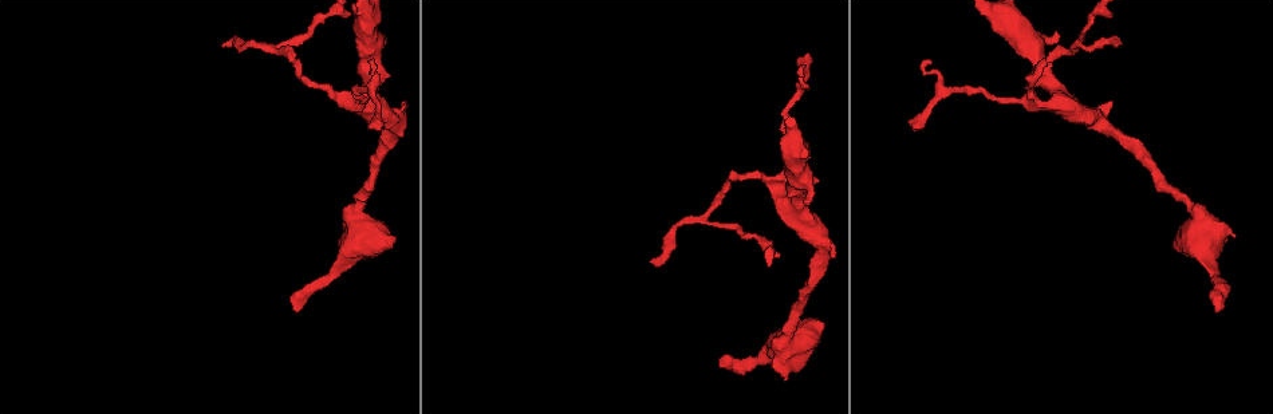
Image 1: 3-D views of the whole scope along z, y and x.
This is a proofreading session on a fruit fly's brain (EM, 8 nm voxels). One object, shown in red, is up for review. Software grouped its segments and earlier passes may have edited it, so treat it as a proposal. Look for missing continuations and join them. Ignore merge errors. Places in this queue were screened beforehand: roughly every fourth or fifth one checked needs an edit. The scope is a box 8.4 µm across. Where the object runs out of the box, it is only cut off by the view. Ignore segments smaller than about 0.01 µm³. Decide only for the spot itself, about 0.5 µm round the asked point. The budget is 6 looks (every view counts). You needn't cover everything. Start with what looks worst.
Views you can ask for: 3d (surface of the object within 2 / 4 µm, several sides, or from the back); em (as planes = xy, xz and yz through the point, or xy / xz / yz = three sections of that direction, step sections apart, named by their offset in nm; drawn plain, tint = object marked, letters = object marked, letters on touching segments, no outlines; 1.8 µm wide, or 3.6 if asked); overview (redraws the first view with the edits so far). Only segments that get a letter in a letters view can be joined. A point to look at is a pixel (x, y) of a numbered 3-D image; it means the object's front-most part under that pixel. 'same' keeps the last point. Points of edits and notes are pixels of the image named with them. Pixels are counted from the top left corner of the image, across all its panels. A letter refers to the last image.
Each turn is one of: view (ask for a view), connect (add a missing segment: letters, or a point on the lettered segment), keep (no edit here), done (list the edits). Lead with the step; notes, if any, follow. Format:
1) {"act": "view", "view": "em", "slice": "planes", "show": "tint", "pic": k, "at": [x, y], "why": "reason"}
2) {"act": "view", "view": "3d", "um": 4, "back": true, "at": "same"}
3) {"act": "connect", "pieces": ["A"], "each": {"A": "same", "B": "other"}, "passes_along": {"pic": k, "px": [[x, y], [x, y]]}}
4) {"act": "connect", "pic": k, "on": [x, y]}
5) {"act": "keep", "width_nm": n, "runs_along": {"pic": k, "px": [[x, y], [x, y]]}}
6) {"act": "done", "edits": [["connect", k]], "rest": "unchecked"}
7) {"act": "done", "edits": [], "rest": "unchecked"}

{"act": "view", "view": "em", "slice": "planes", "show": "letters", "pic": 1, "at": [720, 361], "why": "branch stops here"}

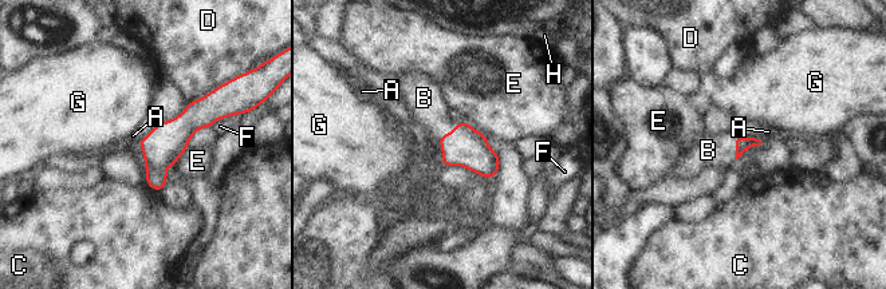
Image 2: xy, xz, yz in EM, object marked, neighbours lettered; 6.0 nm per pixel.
{"act": "connect", "pieces": ["B"], "each": {"A": "other", "B": "same", "C": "other", "D": "other", "E": "other", "F": "other", "G": "other", "H": "other"}, "passes_along": {"pic": 2, "px": [[464, 146], [449, 133], [425, 99]]}, "found": "the neuron continues"}

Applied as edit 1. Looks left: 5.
{"act": "view", "view": "em", "slice": "xy", "step": 8, "show": "plain", "pic": 1, "at": [378, 128], "why": "free end"}

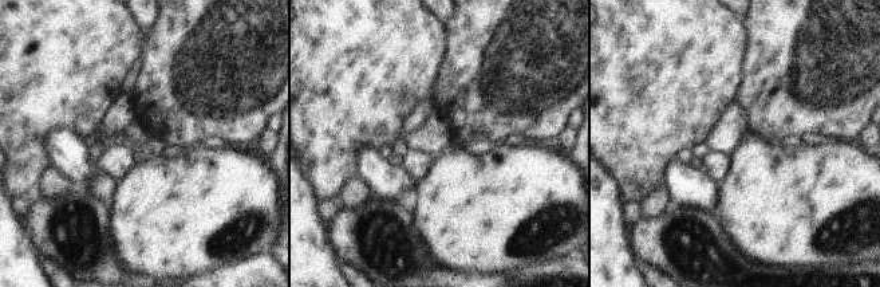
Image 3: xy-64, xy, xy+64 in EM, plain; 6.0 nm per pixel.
{"act": "view", "view": "em", "slice": "xy", "step": 8, "show": "letters", "at": "same"}

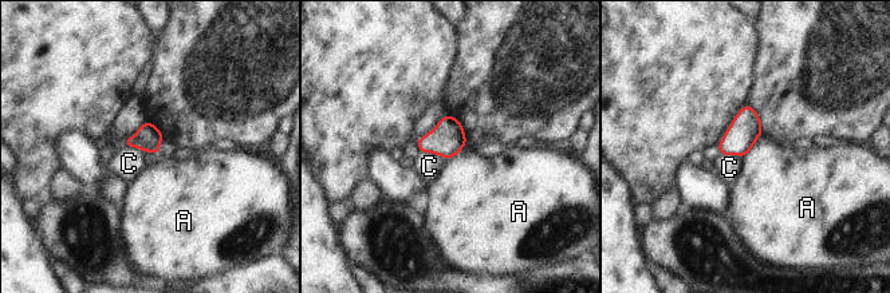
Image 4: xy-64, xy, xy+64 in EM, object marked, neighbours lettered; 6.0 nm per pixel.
{"act": "keep", "each": {"A": "other", "C": "other"}, "found": "none of them fits"}

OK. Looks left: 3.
{"act": "view", "view": "em", "slice": "xy", "step": 16, "show": "letters", "pic": 1, "at": [1117, 45], "why": "branch stops here"}

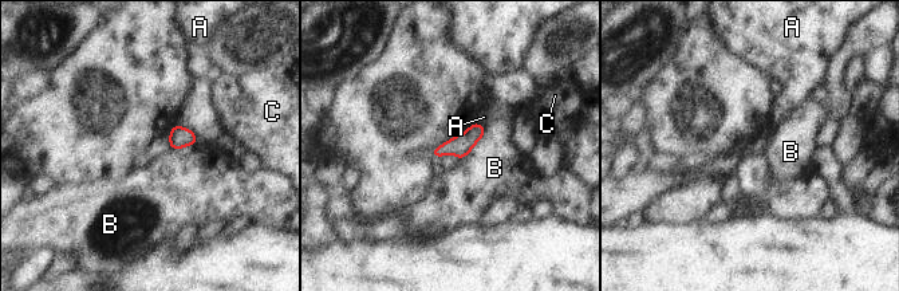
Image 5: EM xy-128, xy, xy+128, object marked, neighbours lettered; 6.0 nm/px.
{"act": "view", "view": "em", "slice": "yz", "step": 8, "show": "letters", "at": "same", "why": "another direction"}

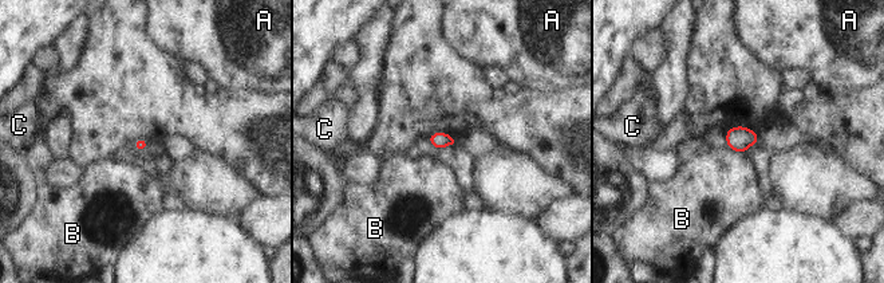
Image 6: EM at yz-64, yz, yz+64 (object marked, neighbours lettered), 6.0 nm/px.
{"act": "keep", "each": {"A": "other", "B": "other", "C": "other"}, "border": {"pic": 6, "px": [[729, 146], [737, 152], [745, 152]]}, "found": "no lettered segment goes on from it"}

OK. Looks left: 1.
{"act": "done", "edits": [["connect", 2]], "rest": "unchecked"}

